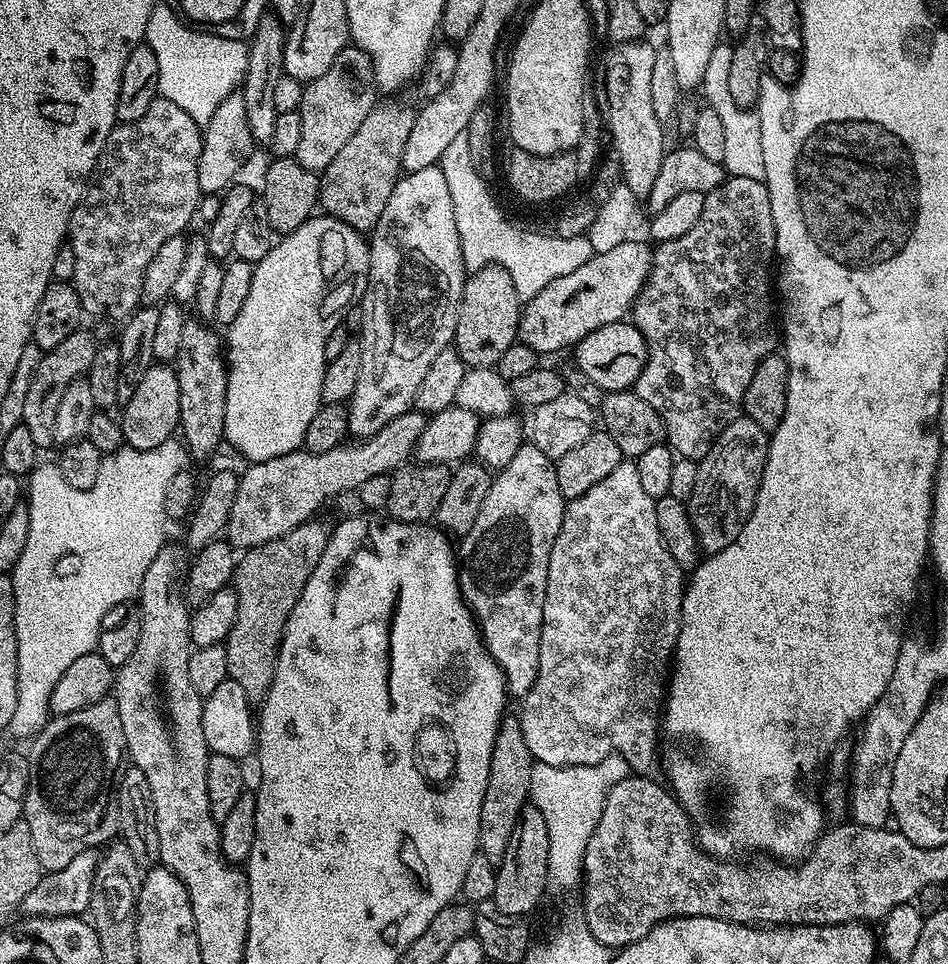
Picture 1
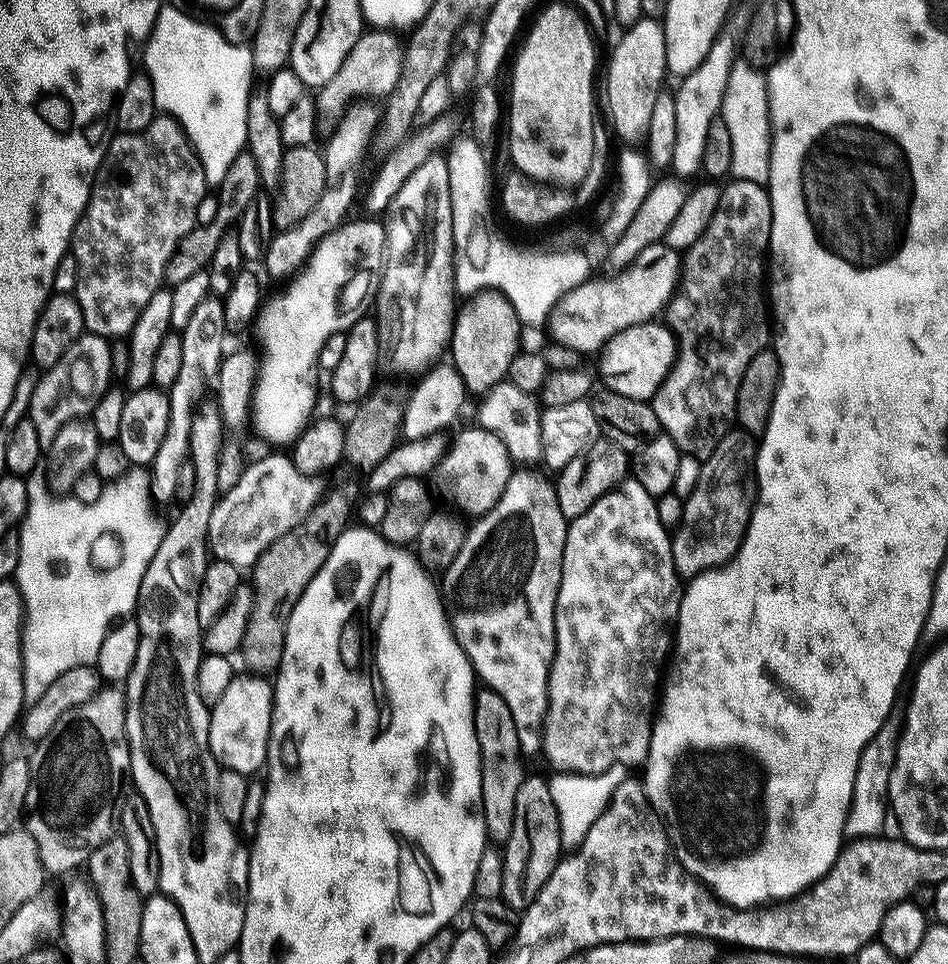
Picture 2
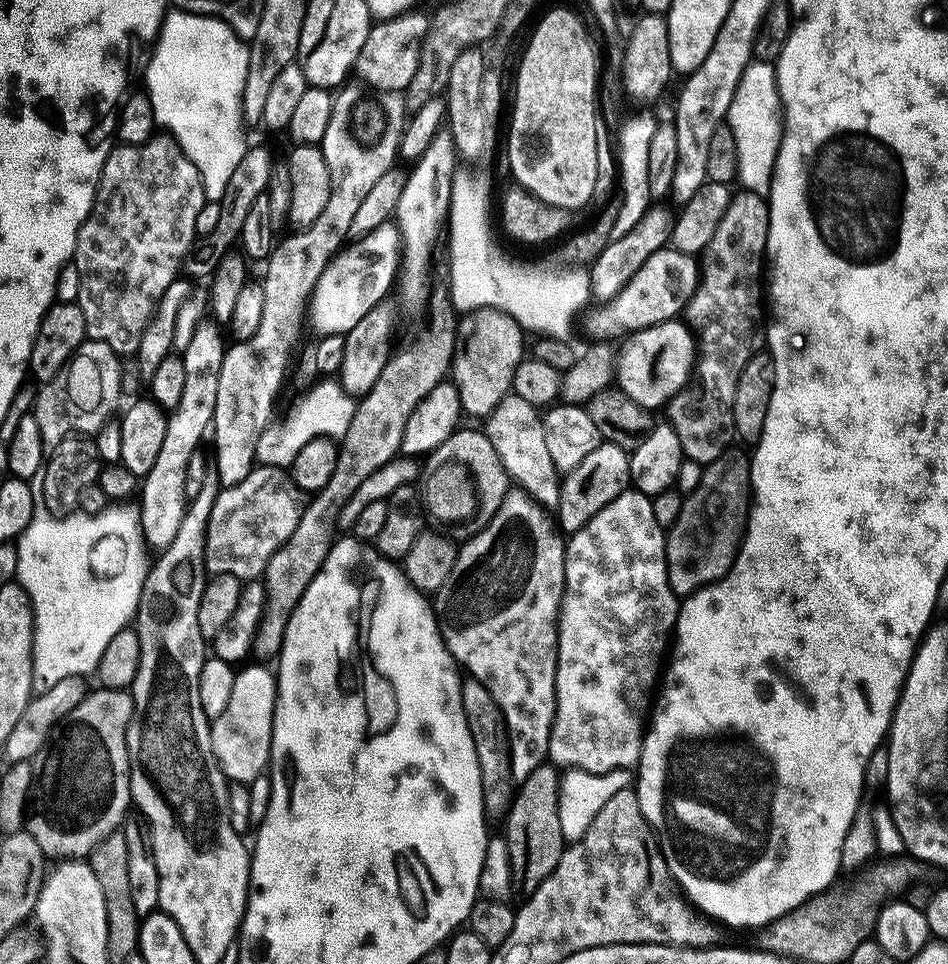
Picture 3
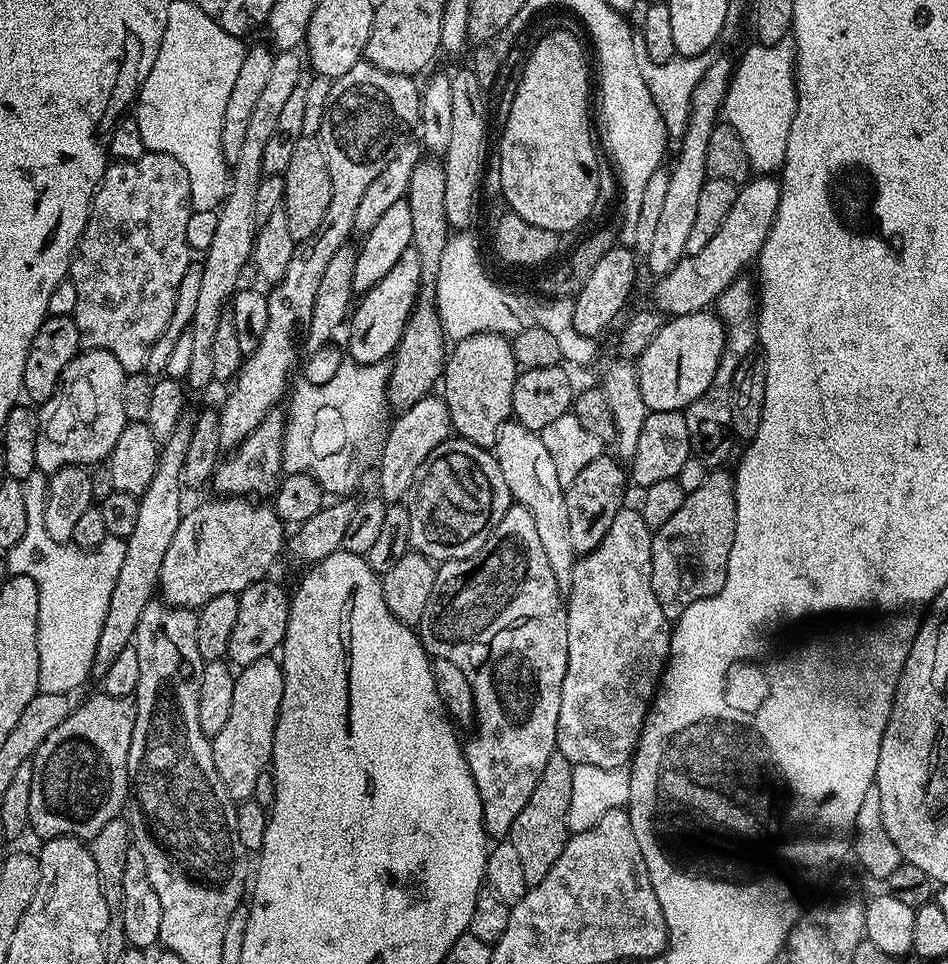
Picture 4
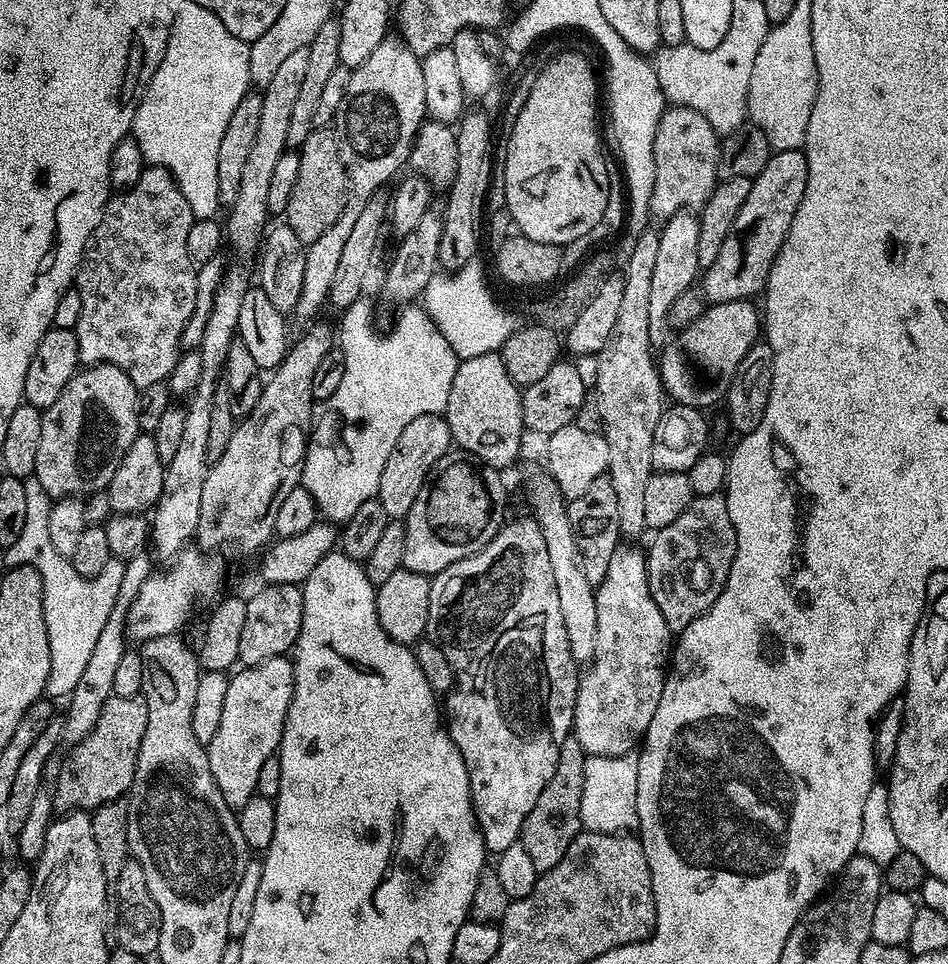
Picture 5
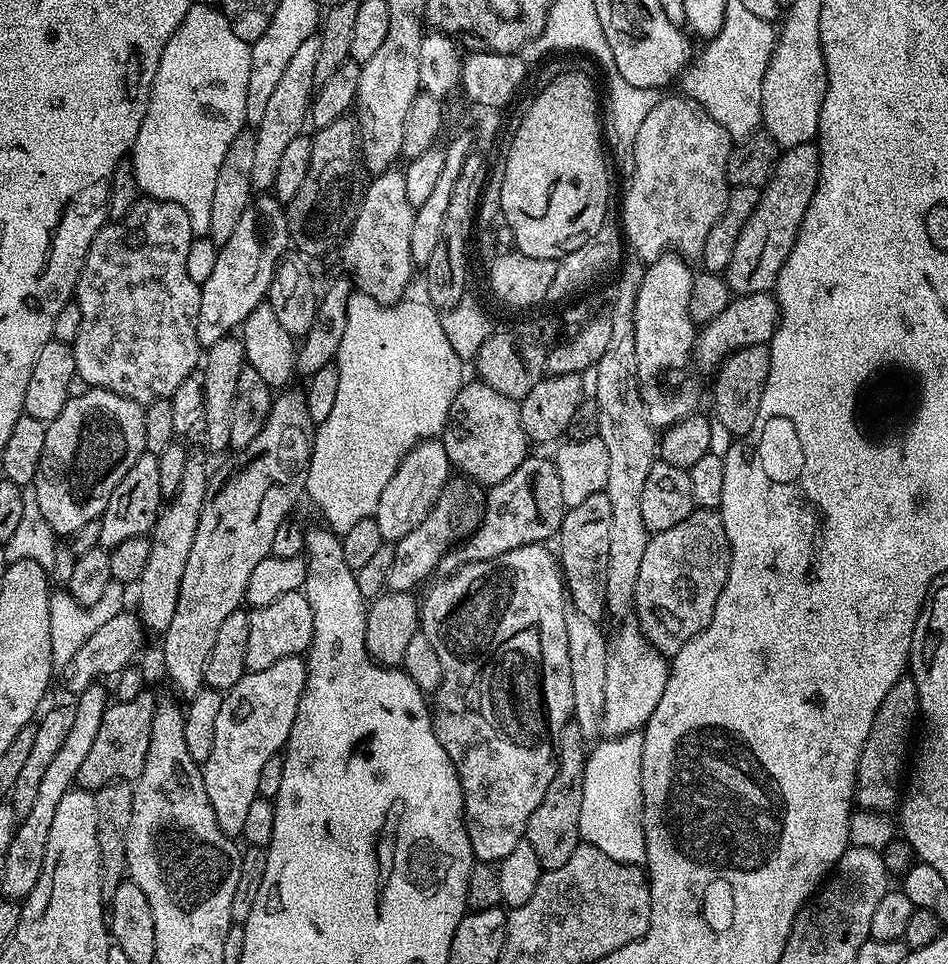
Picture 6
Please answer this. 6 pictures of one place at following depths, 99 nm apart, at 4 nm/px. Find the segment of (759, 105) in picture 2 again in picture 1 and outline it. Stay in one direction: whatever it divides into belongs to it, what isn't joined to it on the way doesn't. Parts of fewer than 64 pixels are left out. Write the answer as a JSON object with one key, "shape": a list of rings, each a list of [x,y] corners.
{"shape":[[[731,43],[717,44],[714,54],[710,54],[710,62],[706,65],[706,74],[702,85],[702,93],[707,107],[713,108],[722,122],[726,134],[726,158],[723,166],[729,177],[754,178],[763,180],[766,166],[762,162],[762,130],[759,115],[751,108],[740,108],[738,102],[730,95],[730,66],[734,63],[734,47]]]}

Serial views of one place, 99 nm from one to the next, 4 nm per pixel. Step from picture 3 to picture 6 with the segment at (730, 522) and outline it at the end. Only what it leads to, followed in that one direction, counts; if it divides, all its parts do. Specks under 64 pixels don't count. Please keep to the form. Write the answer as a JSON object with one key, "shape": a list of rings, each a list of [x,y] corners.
{"shape":[[[693,510],[676,526],[649,535],[648,545],[642,553],[642,567],[638,570],[634,615],[637,616],[635,619],[640,625],[640,631],[658,649],[661,656],[676,656],[678,650],[682,650],[682,646],[686,646],[686,642],[697,636],[710,622],[714,606],[726,586],[731,557],[732,551],[726,538],[724,523],[716,510]]]}

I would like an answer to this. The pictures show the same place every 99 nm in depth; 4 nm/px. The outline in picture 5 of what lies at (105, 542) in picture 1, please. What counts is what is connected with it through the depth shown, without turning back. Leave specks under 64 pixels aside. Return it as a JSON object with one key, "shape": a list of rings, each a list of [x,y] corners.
{"shape":[[[35,478],[25,479],[24,489],[26,522],[18,542],[14,542],[14,546],[3,553],[5,565],[29,564],[34,566],[34,570],[38,570],[42,578],[46,634],[50,642],[50,674],[46,692],[52,698],[67,698],[94,651],[98,634],[102,634],[102,626],[106,626],[106,618],[110,618],[110,610],[114,610],[118,586],[122,586],[125,561],[115,558],[108,560],[104,569],[91,578],[78,574],[71,559],[54,550],[53,543],[50,542],[50,535],[47,533],[50,497],[46,490],[42,490],[42,482]]]}

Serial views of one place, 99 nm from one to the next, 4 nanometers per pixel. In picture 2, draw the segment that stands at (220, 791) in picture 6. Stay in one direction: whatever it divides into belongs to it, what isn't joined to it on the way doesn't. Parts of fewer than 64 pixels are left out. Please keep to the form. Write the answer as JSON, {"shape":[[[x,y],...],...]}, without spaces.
{"shape":[[[260,674],[233,675],[222,698],[211,705],[208,714],[208,745],[221,769],[253,774],[265,767],[268,758],[268,739],[272,725],[273,685]]]}

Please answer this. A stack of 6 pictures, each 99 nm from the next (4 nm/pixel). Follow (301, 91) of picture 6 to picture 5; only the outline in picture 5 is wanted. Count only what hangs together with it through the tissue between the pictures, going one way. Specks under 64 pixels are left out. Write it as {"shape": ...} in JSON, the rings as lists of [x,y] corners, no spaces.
{"shape":[[[307,48],[294,50],[294,54],[289,54],[282,61],[282,66],[278,66],[274,78],[270,78],[270,82],[263,85],[262,119],[258,125],[258,135],[254,141],[254,147],[250,149],[250,159],[245,163],[241,184],[238,186],[238,198],[234,198],[234,202],[227,211],[229,214],[228,222],[226,221],[226,240],[228,244],[232,243],[232,248],[236,252],[253,251],[252,253],[255,253],[261,247],[262,237],[270,220],[268,210],[270,181],[278,158],[282,158],[282,154],[288,148],[286,133],[290,127],[290,117],[306,75],[309,59],[310,54]]]}

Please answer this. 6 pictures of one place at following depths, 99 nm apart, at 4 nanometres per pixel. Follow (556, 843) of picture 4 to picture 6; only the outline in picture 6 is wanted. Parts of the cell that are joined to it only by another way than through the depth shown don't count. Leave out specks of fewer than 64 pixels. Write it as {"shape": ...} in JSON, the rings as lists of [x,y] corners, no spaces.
{"shape":[[[575,727],[565,728],[558,741],[554,782],[546,786],[546,795],[542,797],[538,810],[530,814],[526,833],[530,846],[534,846],[534,854],[538,854],[541,869],[557,868],[565,862],[570,862],[570,854],[574,854],[574,850],[582,842],[578,818],[582,814],[582,782],[587,761],[588,752],[584,735],[577,732]]]}

